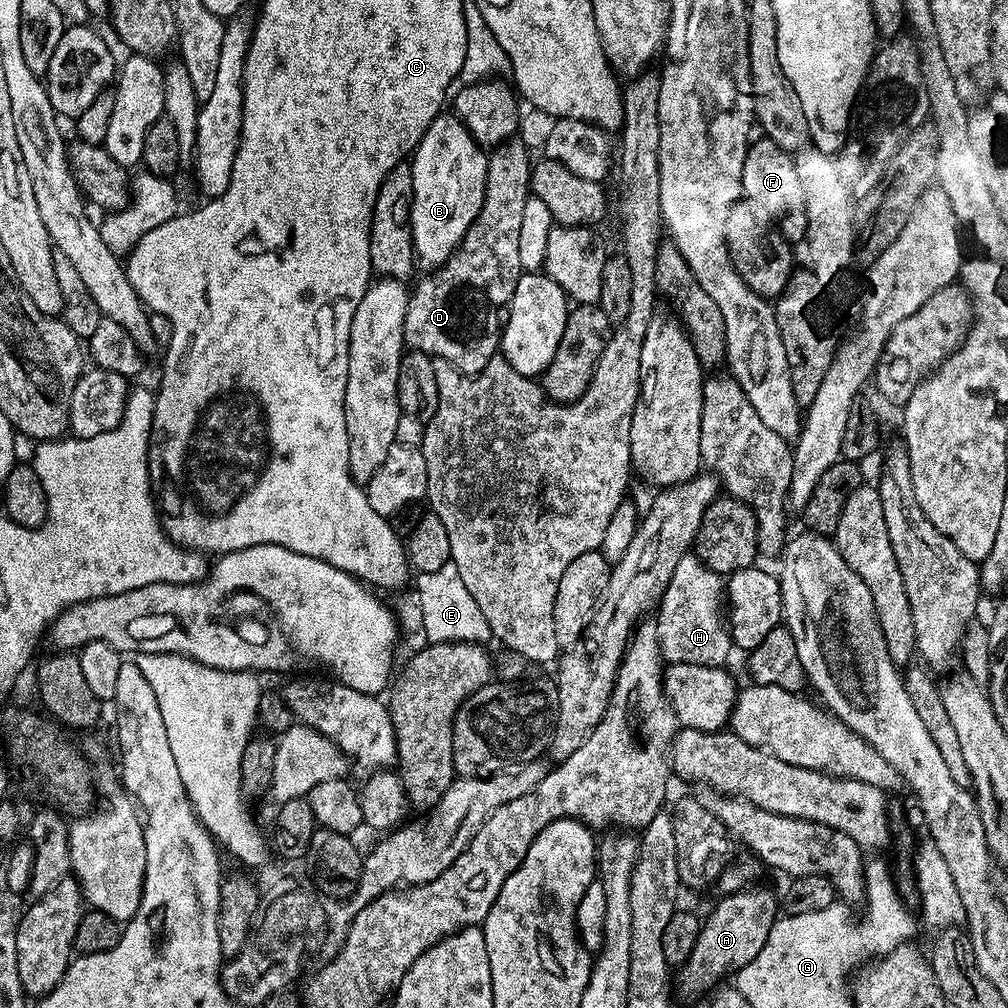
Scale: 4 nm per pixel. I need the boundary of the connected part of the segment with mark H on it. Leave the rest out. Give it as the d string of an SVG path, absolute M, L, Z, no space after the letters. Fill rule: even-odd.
M689 554L678 558L678 567L658 601L654 619L660 653L668 664L697 664L698 666L724 666L728 655L734 652L734 641L726 627L726 616L720 613L720 599L726 596L726 584L697 557ZM660 610L660 613L658 613Z

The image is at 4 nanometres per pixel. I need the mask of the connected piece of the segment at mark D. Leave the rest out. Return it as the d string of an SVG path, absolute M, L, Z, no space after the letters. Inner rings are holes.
M512 138L503 144L496 145L491 149L488 156L488 169L486 170L486 186L484 187L484 201L482 208L478 210L478 216L474 218L472 225L466 230L462 242L452 252L450 257L439 268L431 269L416 284L416 289L411 289L406 306L406 318L404 319L404 343L409 349L417 352L424 352L433 358L457 358L456 356L468 356L467 375L476 376L490 362L490 358L497 355L500 346L500 333L502 331L502 313L506 305L511 301L512 292L516 288L516 279L522 275L520 259L518 258L518 226L522 226L522 209L526 206L530 195L530 159L528 160L529 151L519 139Z

